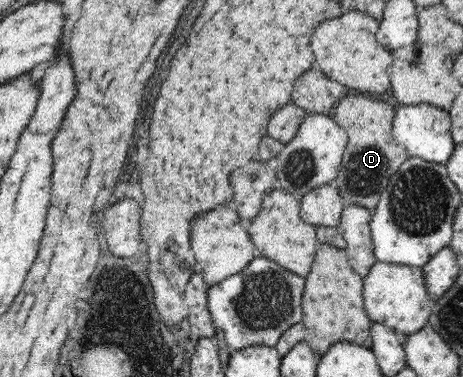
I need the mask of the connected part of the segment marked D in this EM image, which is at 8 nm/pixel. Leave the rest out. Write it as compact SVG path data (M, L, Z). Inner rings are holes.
M347 95L333 108L331 117L348 134L341 168L333 184L343 198L344 207L363 206L369 210L377 208L381 193L387 188L390 178L408 159L406 149L398 145L392 135L395 108L373 96Z

